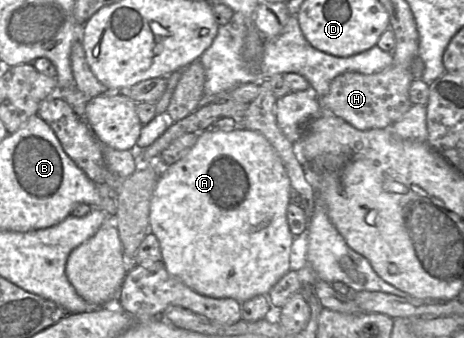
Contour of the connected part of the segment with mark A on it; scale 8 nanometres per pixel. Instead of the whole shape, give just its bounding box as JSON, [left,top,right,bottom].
[149,127,295,303]

